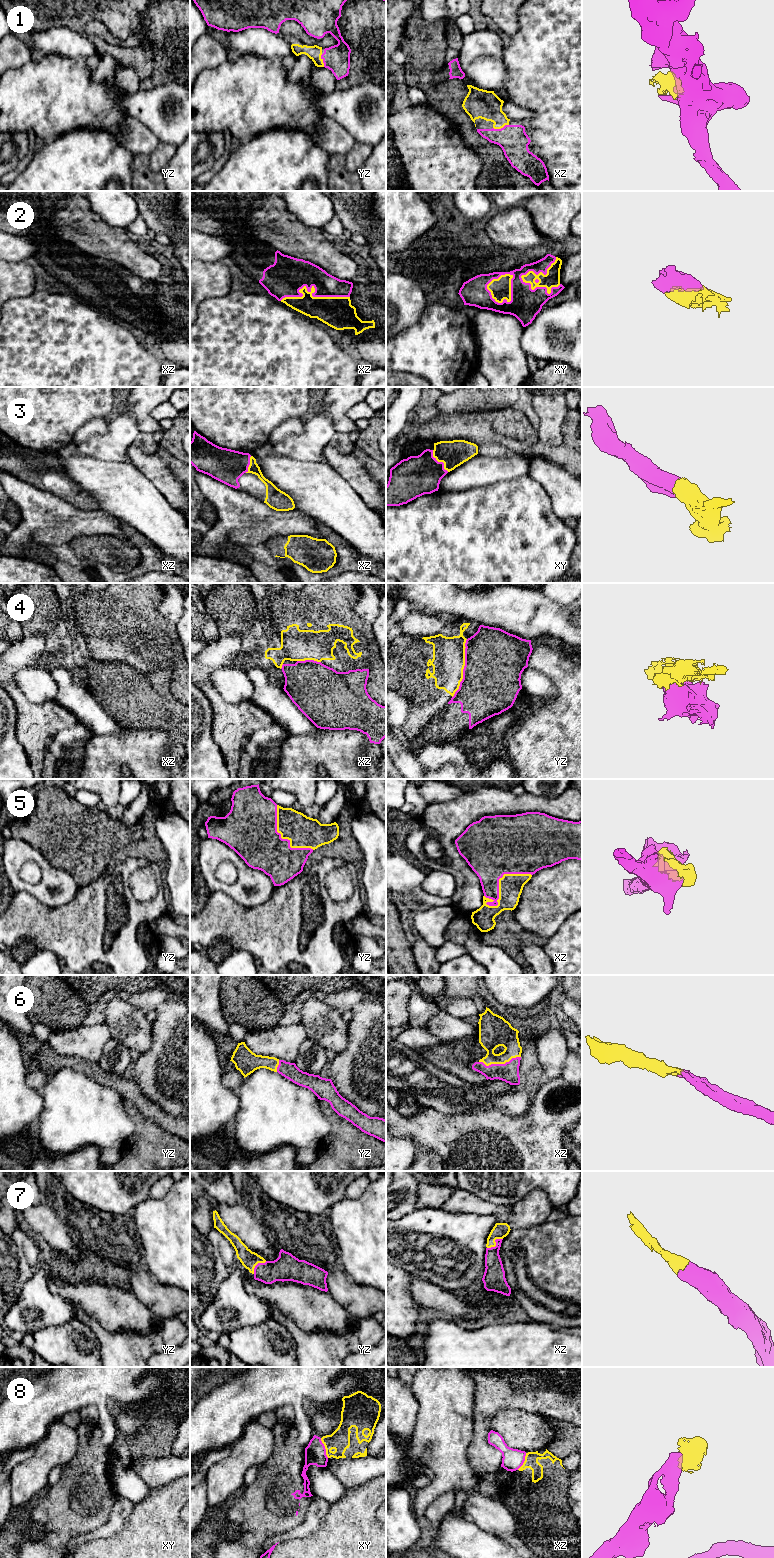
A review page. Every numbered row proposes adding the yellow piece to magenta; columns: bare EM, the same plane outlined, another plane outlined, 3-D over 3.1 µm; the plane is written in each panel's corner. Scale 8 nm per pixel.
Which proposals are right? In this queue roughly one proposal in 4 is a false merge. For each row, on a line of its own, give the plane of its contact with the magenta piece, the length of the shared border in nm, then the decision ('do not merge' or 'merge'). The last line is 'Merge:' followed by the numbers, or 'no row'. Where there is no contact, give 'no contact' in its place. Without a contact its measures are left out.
1: xz | 130 nm | merge
2: xz | 550 nm | merge
3: xy | 220 nm | merge
4: yz | 480 nm | do not merge
5: xz | 440 nm | merge
6: xz | 340 nm | merge
7: xz | 150 nm | merge
8: xy | 170 nm | do not merge
Merge: 1, 2, 3, 5, 6, 7

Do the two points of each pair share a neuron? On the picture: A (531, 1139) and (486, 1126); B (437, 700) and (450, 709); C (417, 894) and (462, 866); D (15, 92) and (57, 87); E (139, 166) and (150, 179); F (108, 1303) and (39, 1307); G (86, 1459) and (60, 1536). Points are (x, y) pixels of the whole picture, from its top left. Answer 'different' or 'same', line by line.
A: same
B: different
C: different
D: same
E: same
F: same
G: same

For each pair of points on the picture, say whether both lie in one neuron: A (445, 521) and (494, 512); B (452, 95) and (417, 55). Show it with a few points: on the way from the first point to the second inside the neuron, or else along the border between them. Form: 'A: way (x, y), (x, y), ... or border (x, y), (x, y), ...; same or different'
A: way (457, 521), (482, 521); same
B: way (439, 95), (421, 77), (421, 68); same

